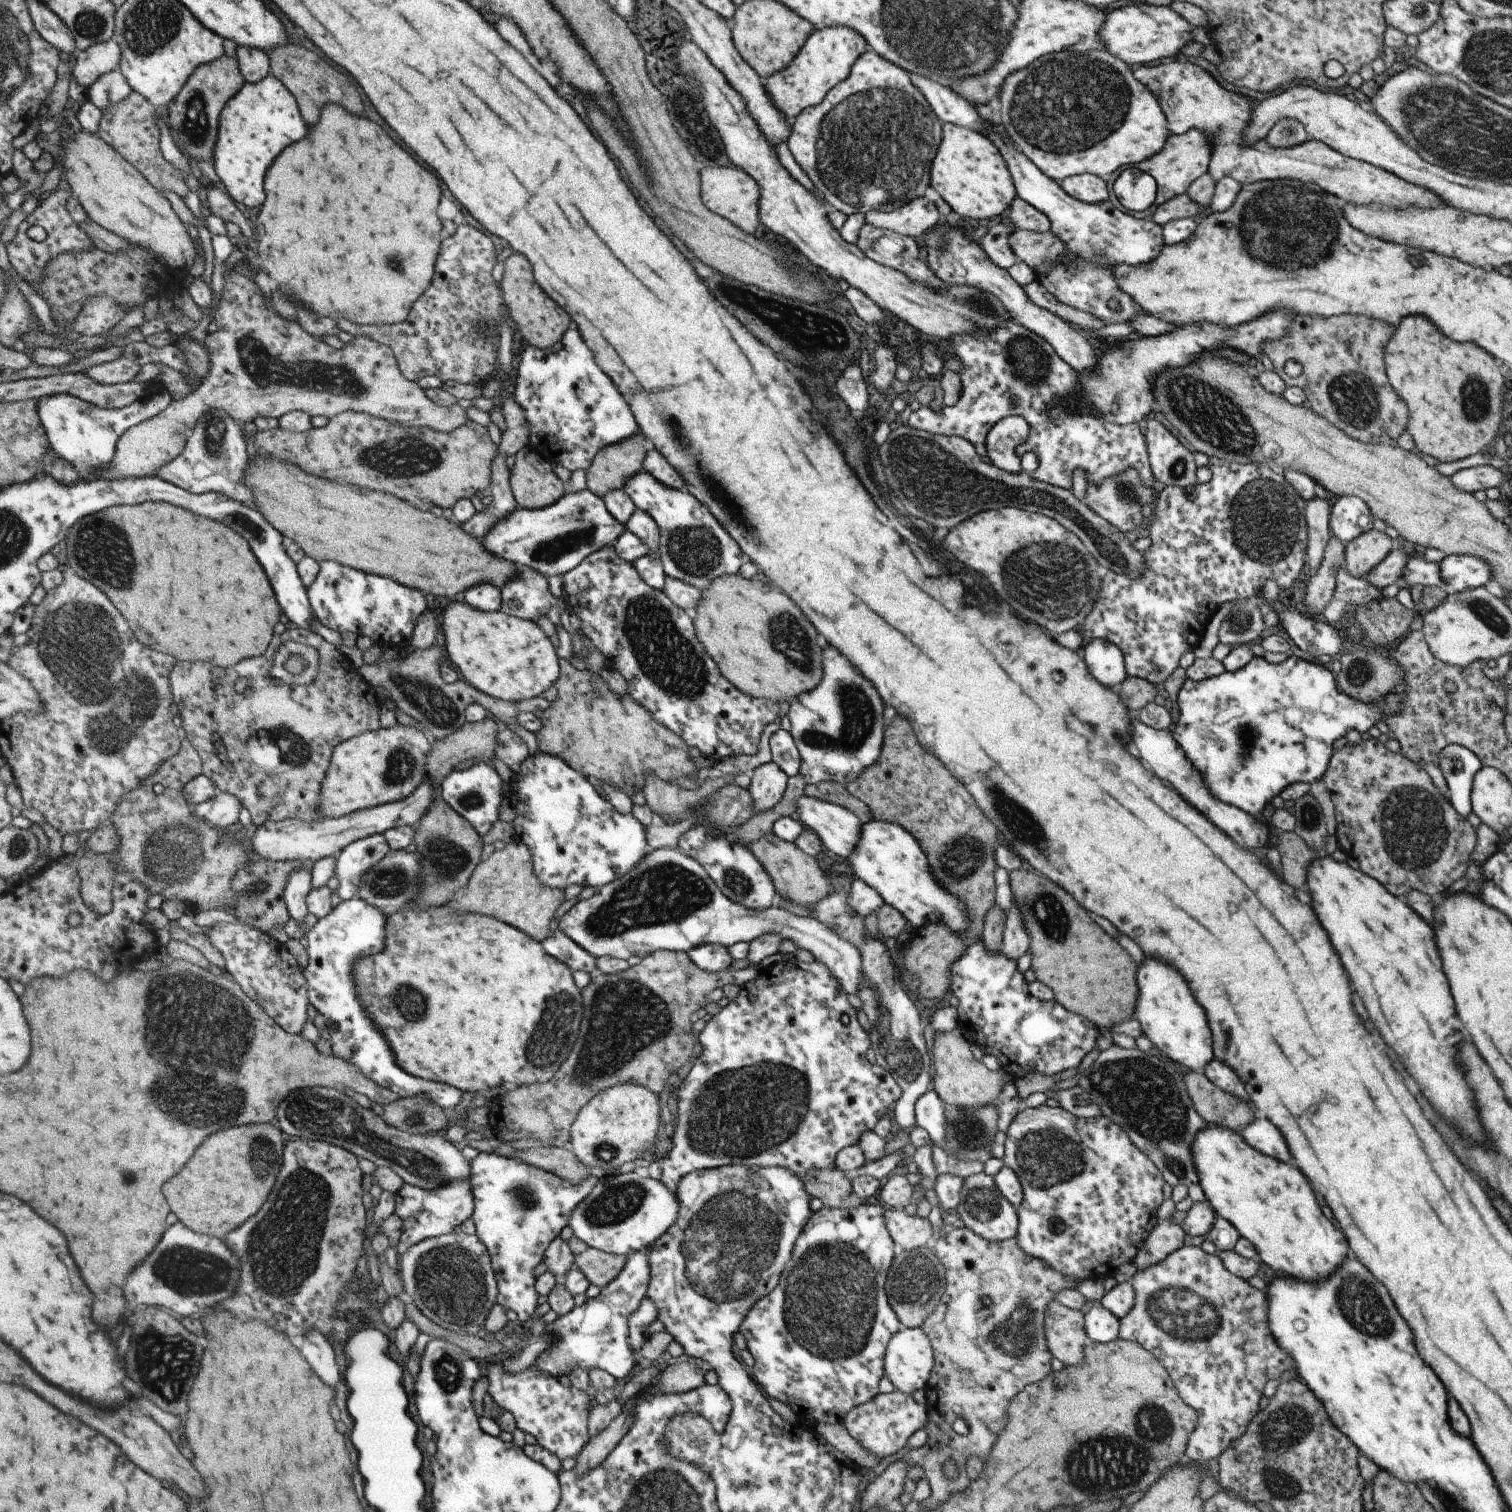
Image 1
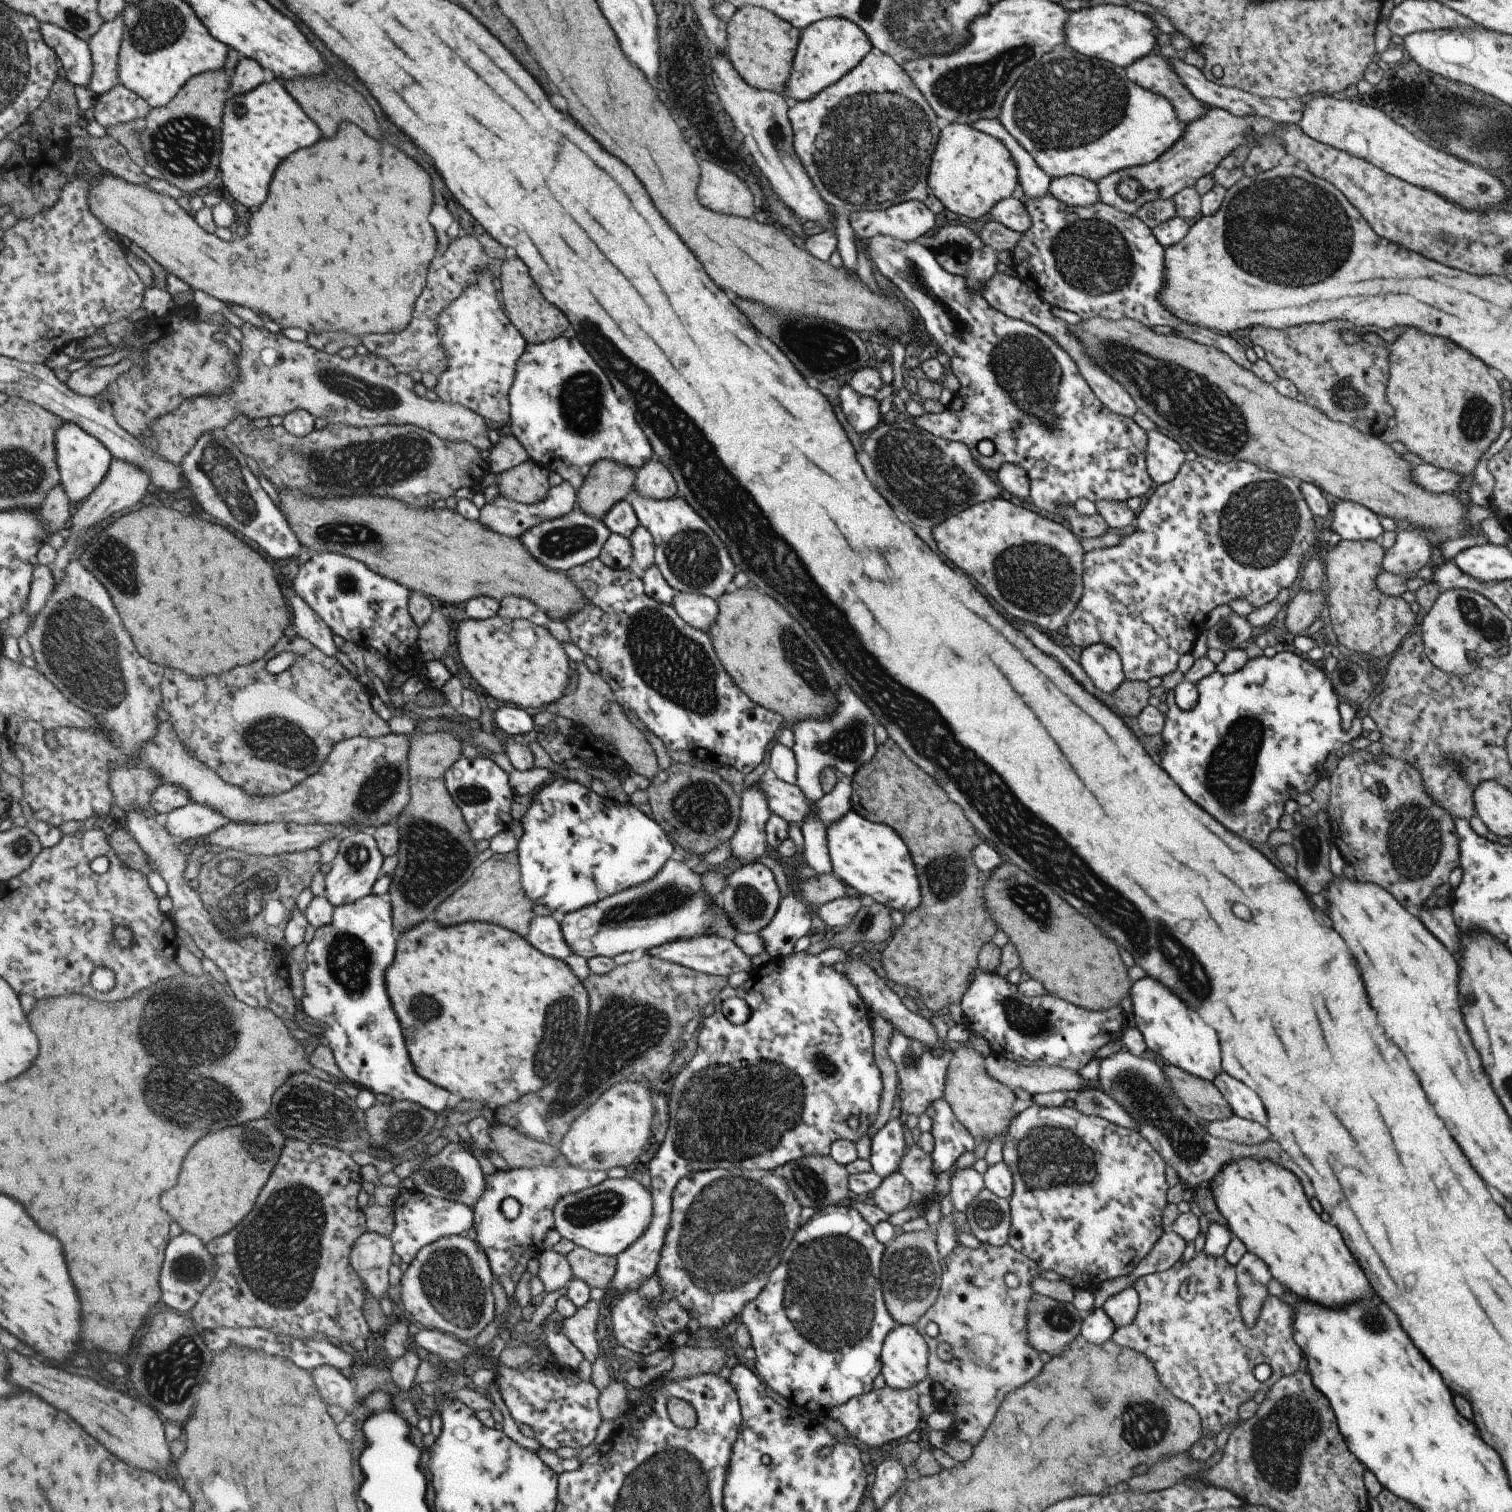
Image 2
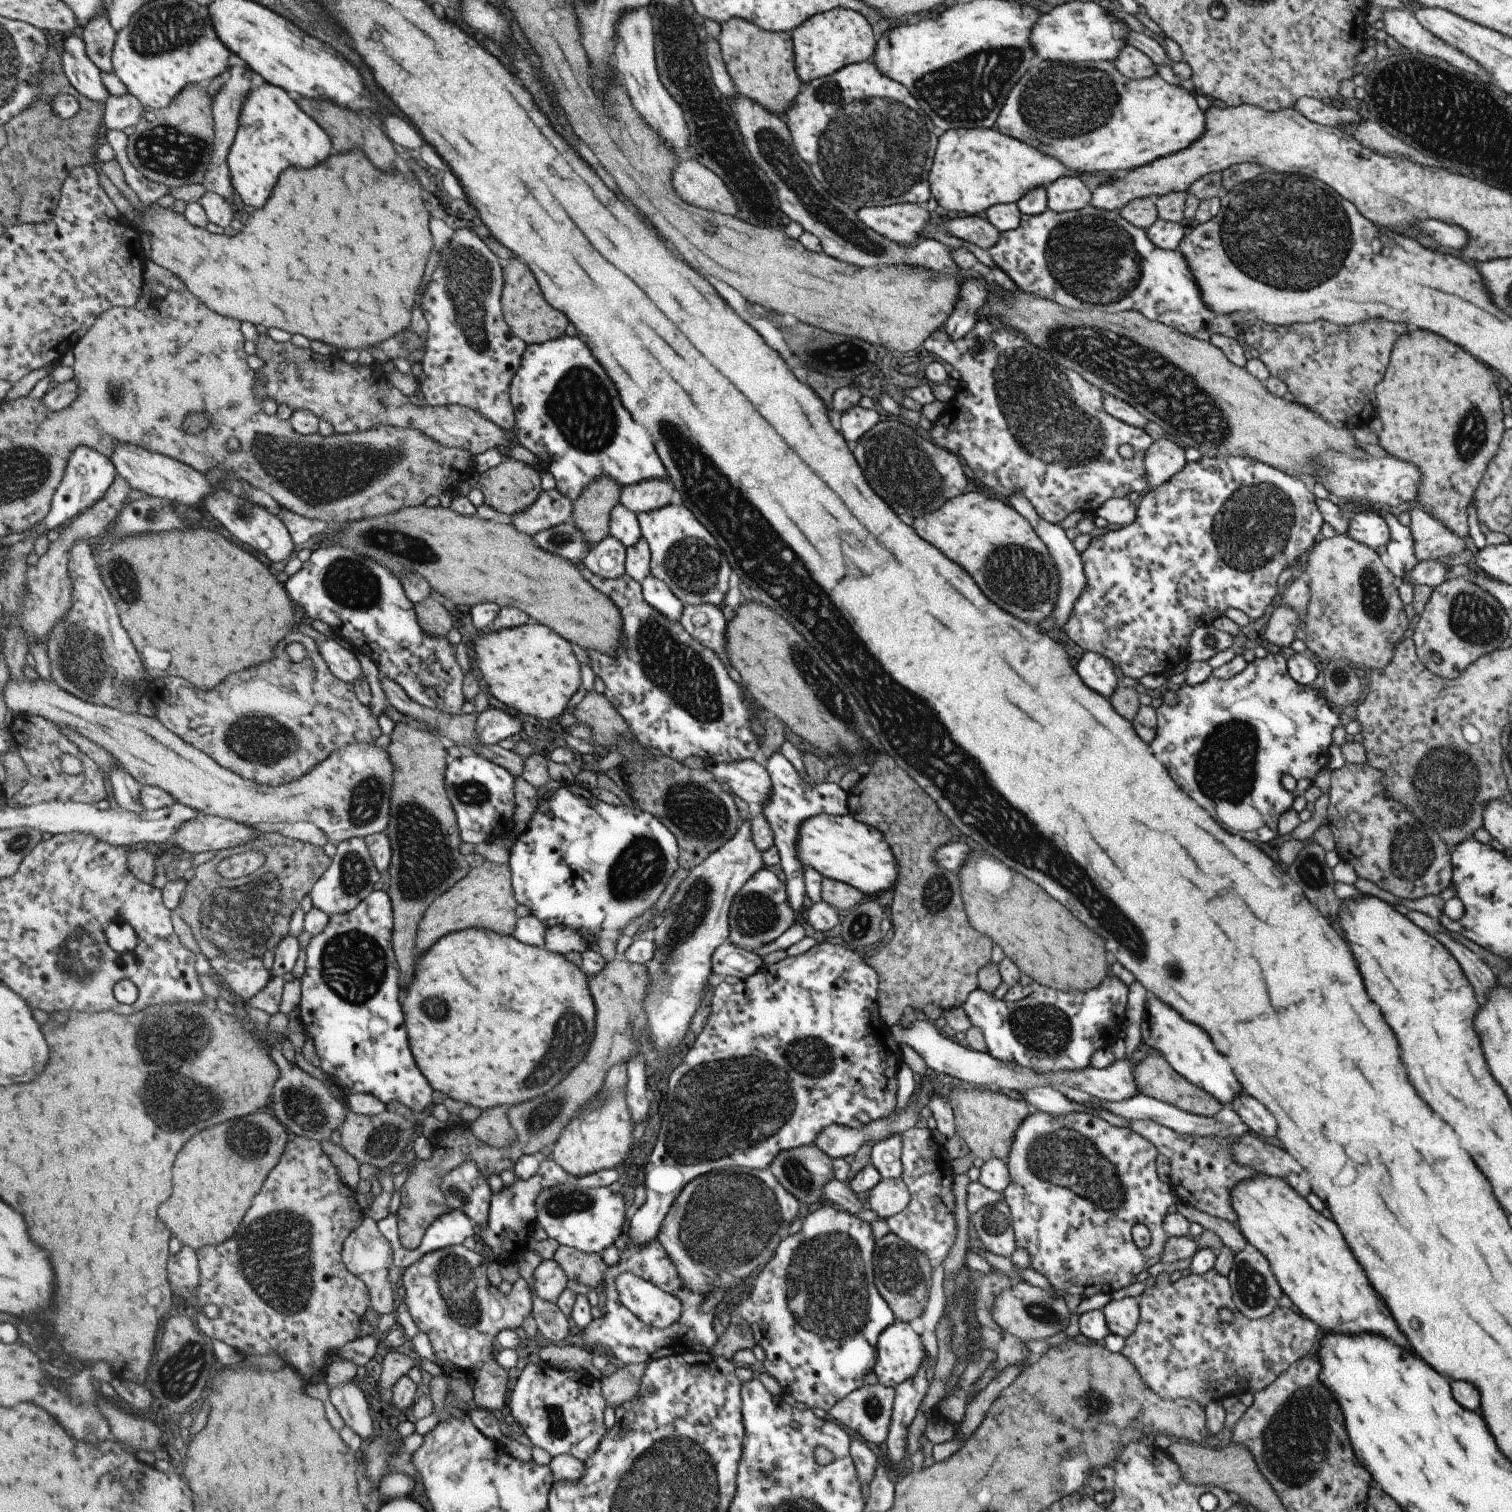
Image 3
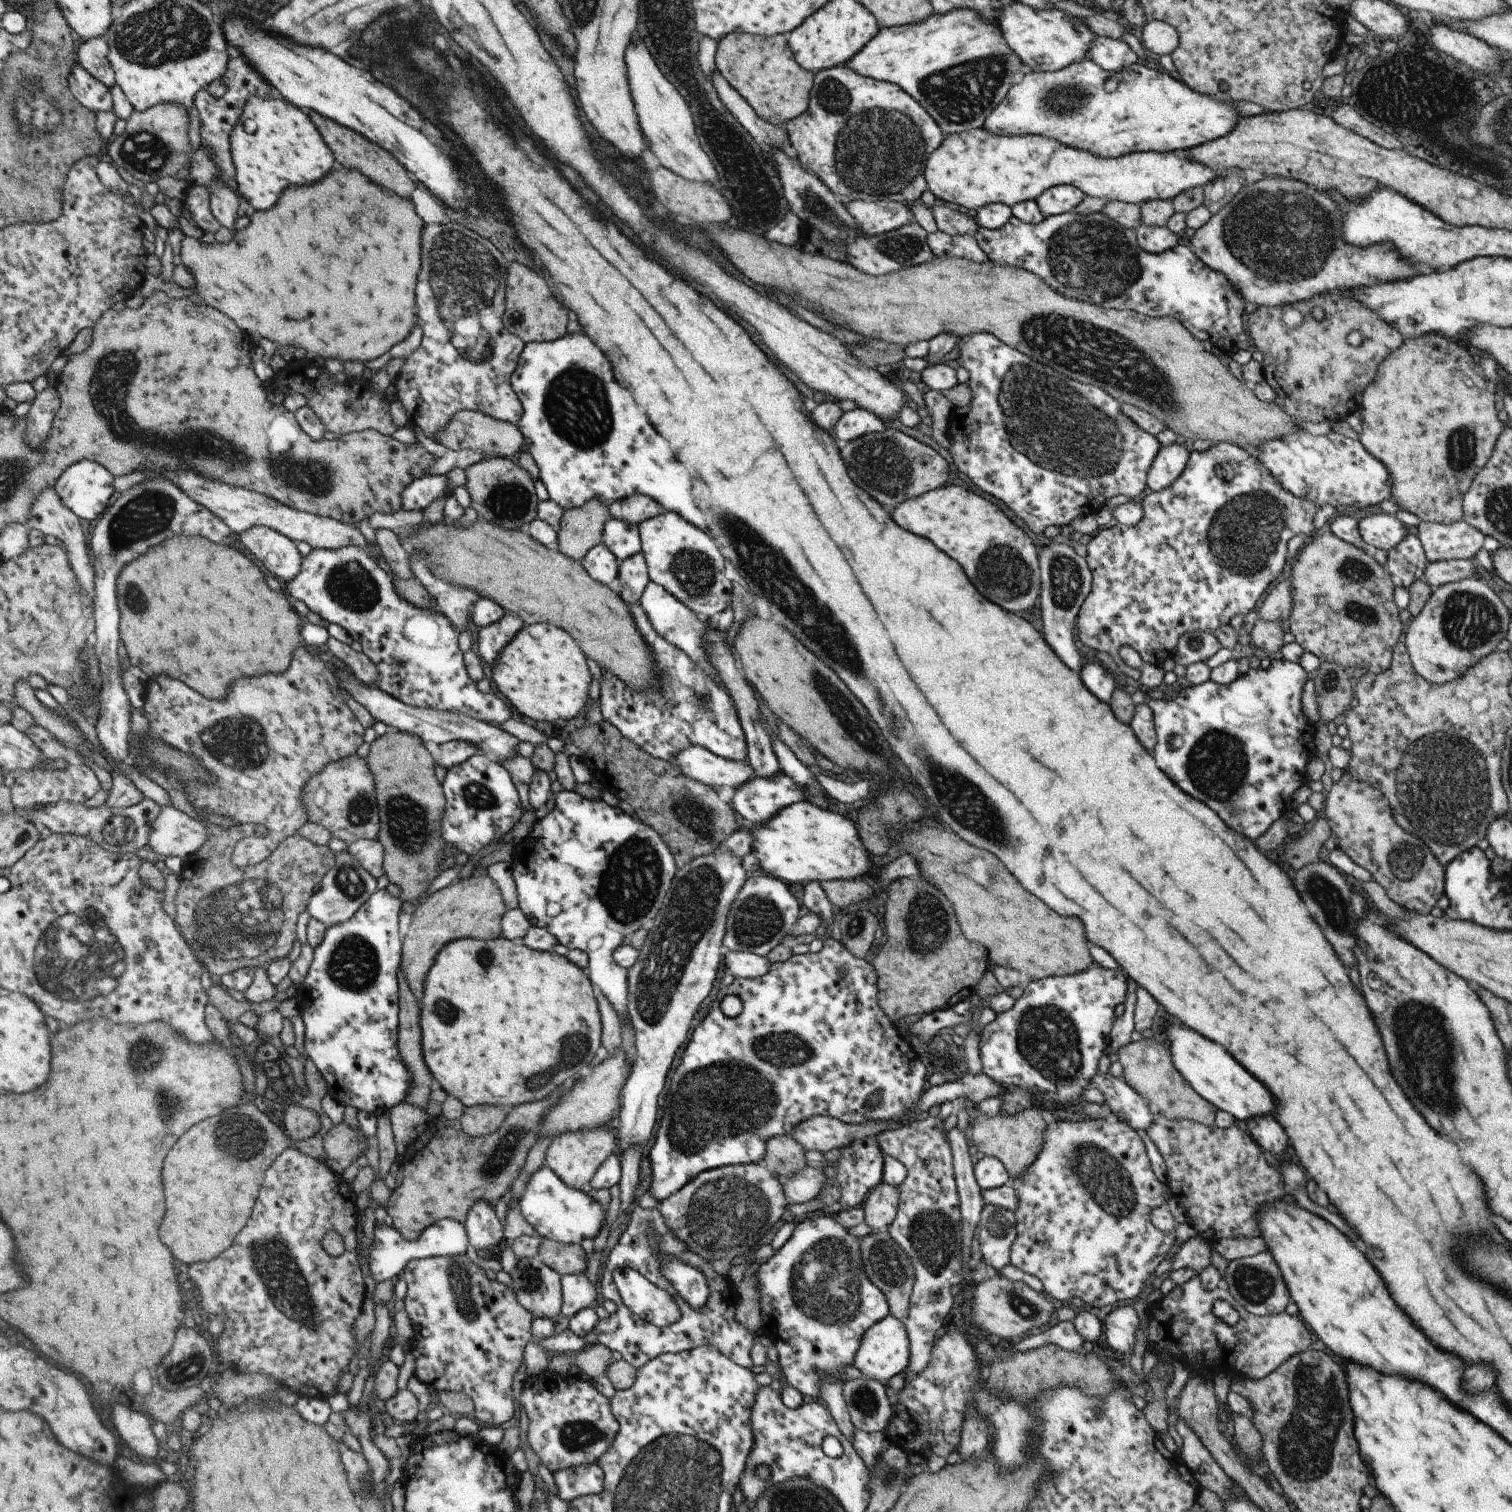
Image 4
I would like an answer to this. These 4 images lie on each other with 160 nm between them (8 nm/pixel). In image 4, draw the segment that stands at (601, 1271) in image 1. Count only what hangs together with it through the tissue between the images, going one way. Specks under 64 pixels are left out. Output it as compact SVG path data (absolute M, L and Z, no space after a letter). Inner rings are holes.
M544 1237L539 1248L539 1256L557 1274L579 1274L586 1268L586 1253L577 1244L561 1242Z

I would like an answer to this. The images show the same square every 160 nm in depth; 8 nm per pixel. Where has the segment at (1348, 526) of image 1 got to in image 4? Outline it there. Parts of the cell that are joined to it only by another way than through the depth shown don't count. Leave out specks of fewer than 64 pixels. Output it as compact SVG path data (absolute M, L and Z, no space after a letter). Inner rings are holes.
M1369 514L1358 521L1358 534L1371 549L1389 551L1397 546L1410 530L1394 515Z

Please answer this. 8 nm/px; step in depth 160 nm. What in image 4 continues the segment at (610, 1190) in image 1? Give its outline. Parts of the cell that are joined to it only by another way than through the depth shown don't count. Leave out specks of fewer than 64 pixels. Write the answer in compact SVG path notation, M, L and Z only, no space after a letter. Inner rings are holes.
M543 1165L529 1177L519 1200L521 1212L528 1222L543 1236L561 1242L577 1244L595 1238L603 1226L606 1206L590 1198L586 1189L571 1188L561 1180L550 1167Z

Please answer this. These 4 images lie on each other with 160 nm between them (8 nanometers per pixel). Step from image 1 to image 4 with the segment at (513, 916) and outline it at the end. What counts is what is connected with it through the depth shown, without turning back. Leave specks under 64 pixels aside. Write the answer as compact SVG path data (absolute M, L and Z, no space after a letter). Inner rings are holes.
M488 872L453 881L452 885L433 893L419 904L413 912L410 927L402 943L401 968L407 973L410 987L418 1000L423 998L425 978L446 944L465 937L483 940L499 938L503 934L504 916L509 910L500 886Z

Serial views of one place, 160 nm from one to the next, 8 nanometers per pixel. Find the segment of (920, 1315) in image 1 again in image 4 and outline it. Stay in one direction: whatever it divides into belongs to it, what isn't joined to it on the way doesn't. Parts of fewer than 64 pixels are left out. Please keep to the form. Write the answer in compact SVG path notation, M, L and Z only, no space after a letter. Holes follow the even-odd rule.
M872 1231L867 1236L857 1238L859 1240L859 1258L863 1266L863 1272L867 1278L887 1300L888 1314L902 1321L908 1314L908 1299L913 1285L913 1271L907 1254L895 1244L891 1236L884 1231Z

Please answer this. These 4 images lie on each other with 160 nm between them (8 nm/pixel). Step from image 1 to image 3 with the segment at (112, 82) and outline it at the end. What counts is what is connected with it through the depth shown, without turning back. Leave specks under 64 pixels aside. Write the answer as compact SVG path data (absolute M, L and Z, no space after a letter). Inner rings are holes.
M132 92L123 96L111 95L105 106L103 122L109 129L117 130L136 125L144 110L142 102Z

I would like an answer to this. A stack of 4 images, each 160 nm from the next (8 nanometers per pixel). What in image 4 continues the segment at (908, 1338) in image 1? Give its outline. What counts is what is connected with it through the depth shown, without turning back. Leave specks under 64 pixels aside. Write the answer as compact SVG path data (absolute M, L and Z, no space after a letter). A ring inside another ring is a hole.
M889 1314L863 1332L856 1350L852 1366L859 1370L865 1379L874 1379L881 1384L885 1384L895 1374L903 1372L903 1369L908 1366L909 1342L905 1328L902 1321Z

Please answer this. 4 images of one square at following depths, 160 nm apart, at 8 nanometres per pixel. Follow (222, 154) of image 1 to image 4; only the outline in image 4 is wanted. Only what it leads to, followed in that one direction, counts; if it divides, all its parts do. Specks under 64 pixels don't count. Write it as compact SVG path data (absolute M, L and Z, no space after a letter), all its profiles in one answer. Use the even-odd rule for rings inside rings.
M274 95L272 99L262 96L251 98L244 108L237 127L234 128L231 140L239 193L249 204L255 206L255 210L273 208L279 202L285 186L313 184L321 180L325 174L329 174L335 166L335 156L331 148L325 144L322 132L314 123L310 113L280 95Z

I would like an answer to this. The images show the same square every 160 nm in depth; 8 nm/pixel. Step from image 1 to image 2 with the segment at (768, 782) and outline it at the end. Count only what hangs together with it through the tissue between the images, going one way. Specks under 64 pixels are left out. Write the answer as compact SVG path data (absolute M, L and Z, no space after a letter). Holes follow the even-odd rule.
M754 784L743 790L740 794L740 823L728 840L731 847L731 856L741 864L753 863L757 856L765 856L766 834L765 823L772 813L767 804L764 792Z

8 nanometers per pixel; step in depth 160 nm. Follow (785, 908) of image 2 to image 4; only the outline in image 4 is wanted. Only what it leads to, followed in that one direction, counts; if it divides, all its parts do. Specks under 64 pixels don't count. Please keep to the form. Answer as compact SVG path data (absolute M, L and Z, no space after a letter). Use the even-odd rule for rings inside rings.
M779 770L773 776L755 777L738 786L729 805L751 824L765 824L783 807L805 800L796 782Z

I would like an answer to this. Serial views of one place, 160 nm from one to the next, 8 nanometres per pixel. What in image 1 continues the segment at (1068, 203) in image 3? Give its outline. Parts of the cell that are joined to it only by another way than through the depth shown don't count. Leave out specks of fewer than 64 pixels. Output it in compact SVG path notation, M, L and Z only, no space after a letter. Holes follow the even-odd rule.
M1089 173L1068 177L1061 180L1058 186L1067 196L1083 203L1095 204L1108 201L1105 181Z

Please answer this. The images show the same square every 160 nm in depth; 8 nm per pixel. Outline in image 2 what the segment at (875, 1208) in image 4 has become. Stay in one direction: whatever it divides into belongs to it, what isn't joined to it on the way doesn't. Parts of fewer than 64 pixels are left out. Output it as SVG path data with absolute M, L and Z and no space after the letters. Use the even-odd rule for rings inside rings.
M899 1171L888 1174L872 1192L873 1202L888 1215L910 1204L911 1185Z

